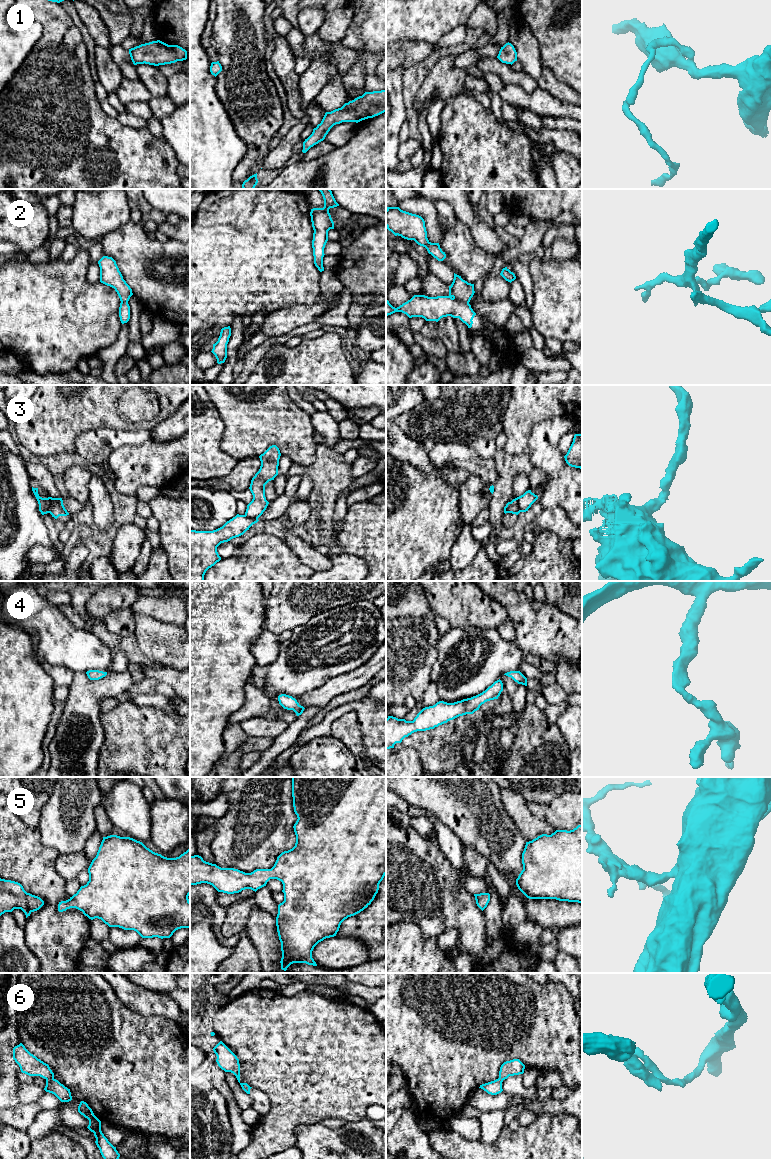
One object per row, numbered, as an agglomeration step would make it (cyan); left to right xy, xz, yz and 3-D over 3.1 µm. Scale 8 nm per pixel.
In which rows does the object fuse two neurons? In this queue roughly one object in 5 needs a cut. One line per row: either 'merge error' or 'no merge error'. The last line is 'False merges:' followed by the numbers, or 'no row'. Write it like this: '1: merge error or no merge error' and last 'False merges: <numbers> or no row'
1: no merge error
2: merge error
3: merge error
4: no merge error
5: no merge error
6: merge error
False merges: 2, 3, 6

